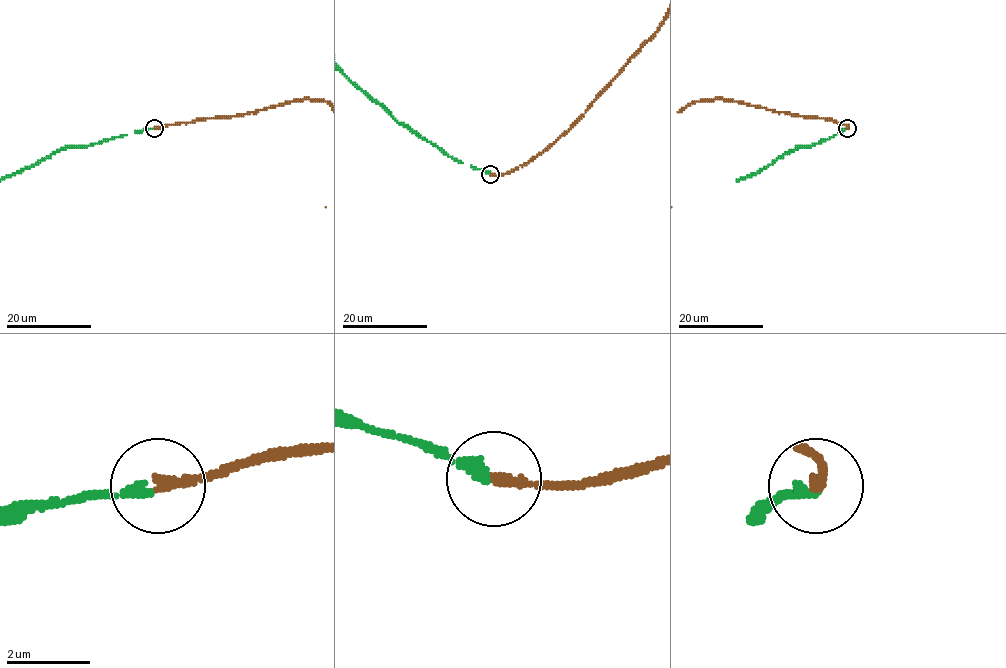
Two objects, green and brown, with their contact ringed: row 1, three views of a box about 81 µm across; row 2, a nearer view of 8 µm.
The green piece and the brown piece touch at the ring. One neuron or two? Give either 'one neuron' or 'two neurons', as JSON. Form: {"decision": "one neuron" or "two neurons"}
{"decision": "one neuron"}

